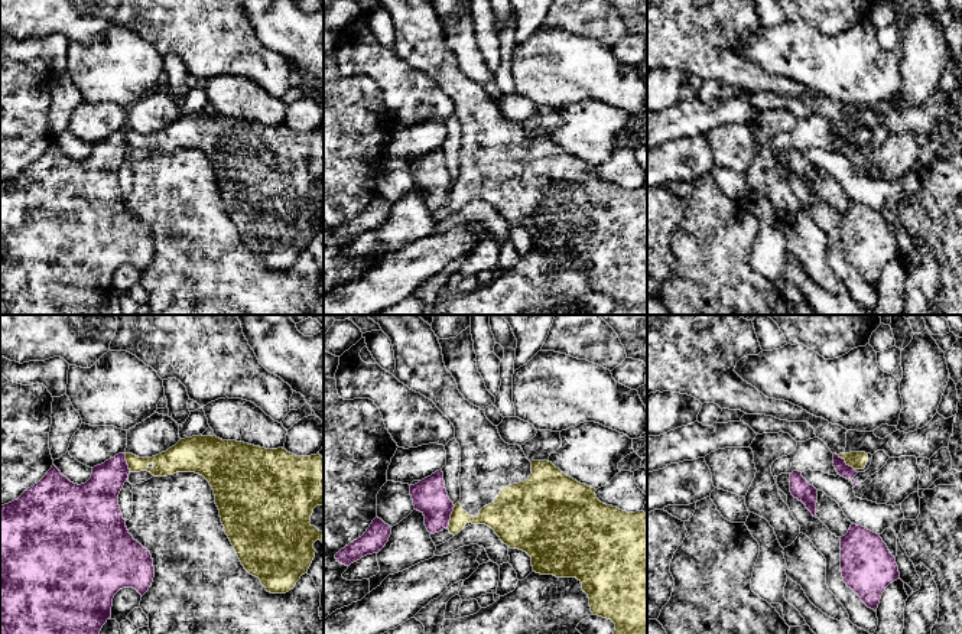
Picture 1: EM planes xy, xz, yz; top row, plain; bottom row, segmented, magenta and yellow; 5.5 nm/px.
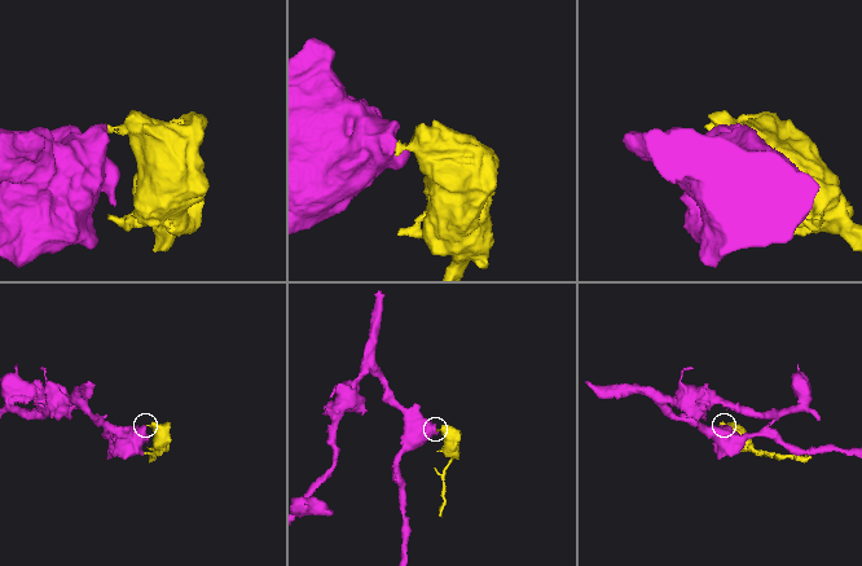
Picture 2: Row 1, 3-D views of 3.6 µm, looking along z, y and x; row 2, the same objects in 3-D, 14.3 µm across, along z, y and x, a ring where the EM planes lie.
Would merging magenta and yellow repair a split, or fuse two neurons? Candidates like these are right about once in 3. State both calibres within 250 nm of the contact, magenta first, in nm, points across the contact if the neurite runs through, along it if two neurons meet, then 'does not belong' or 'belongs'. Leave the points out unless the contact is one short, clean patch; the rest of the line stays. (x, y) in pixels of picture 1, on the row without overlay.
200/140 nm | along xz (455, 182), (447, 202) | does not belong

